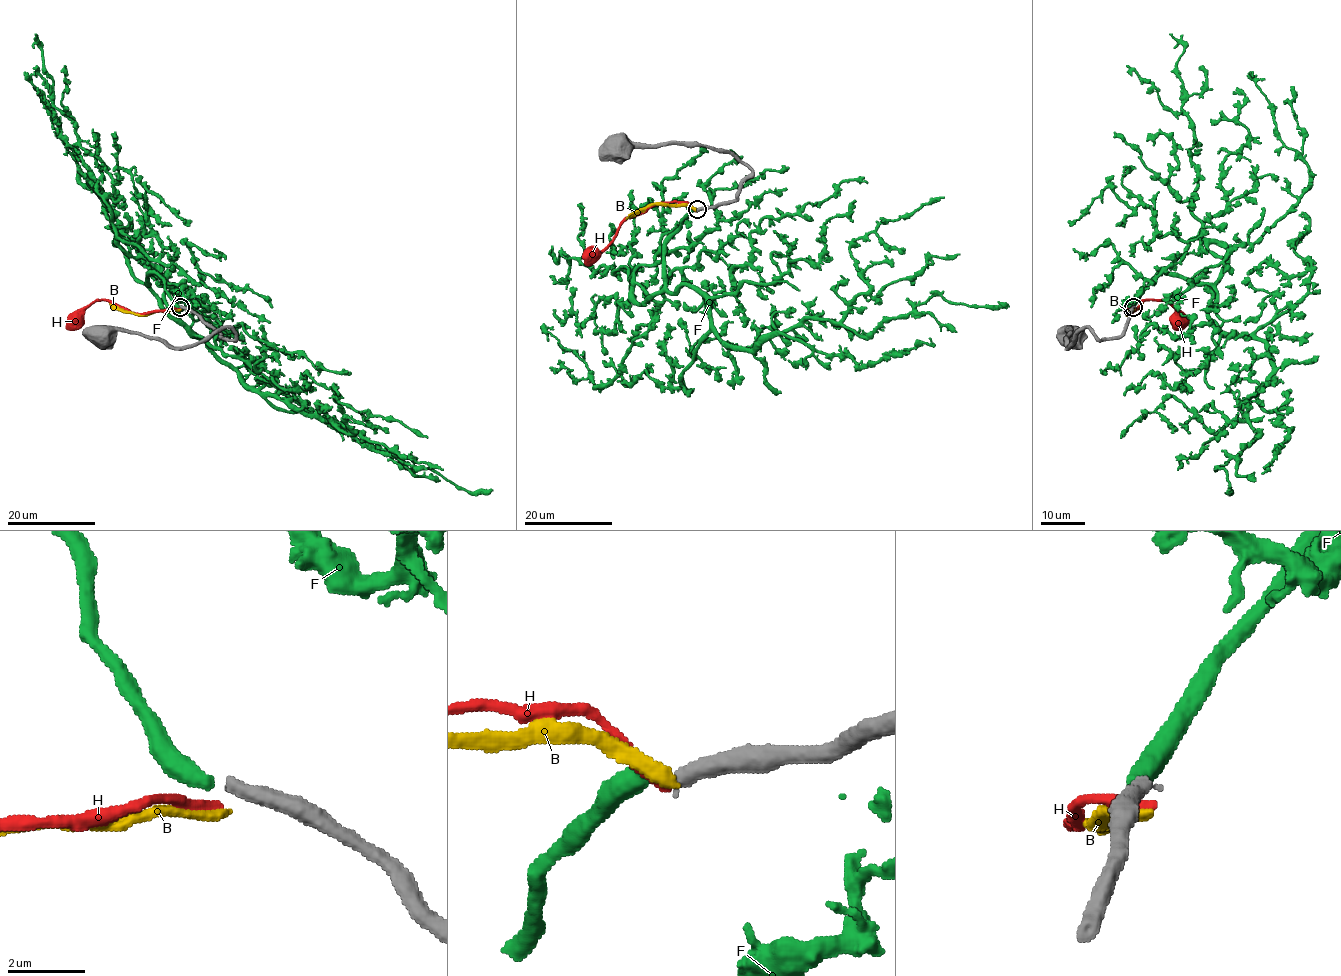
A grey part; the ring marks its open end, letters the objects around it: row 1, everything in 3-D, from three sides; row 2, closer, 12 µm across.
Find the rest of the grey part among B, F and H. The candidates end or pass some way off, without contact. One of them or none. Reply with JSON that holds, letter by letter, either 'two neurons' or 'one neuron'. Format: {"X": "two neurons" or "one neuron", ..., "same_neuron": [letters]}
{"B": "two neurons", "F": "one neuron", "H": "two neurons", "same_neuron": ["F"]}

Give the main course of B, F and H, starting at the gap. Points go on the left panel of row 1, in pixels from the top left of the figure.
B: (181, 310), (133, 314), (116, 308), (110, 302)
F: (178, 306), (165, 282), (150, 273), (160, 304), (249, 386), (349, 434), (333, 397), (427, 438)
H: (179, 308), (131, 313), (106, 300), (95, 300), (78, 320)

